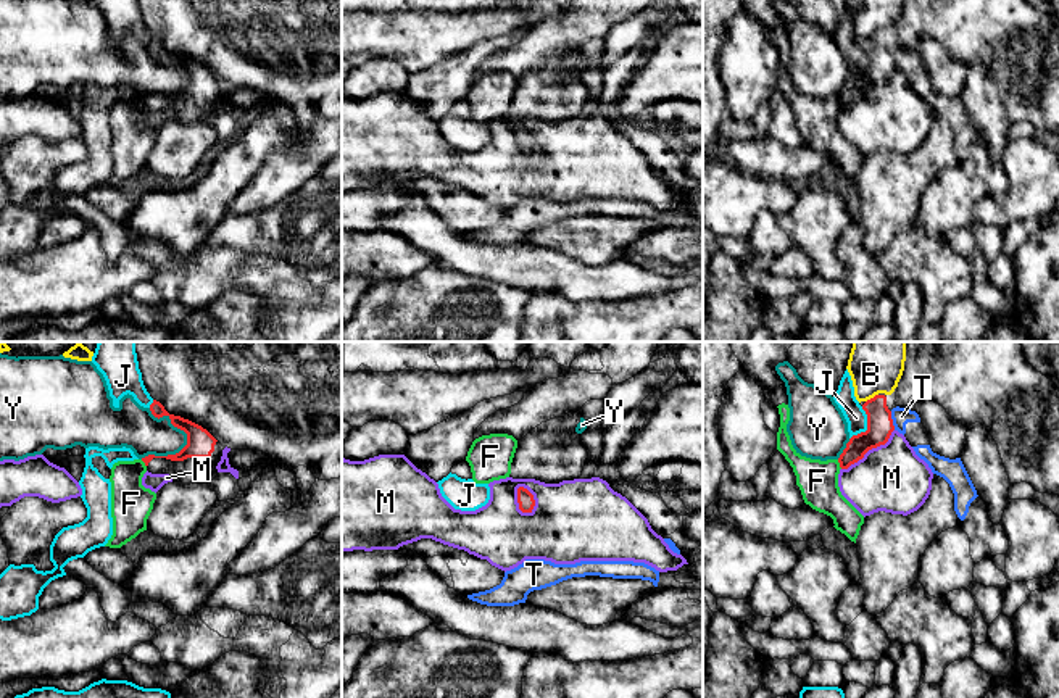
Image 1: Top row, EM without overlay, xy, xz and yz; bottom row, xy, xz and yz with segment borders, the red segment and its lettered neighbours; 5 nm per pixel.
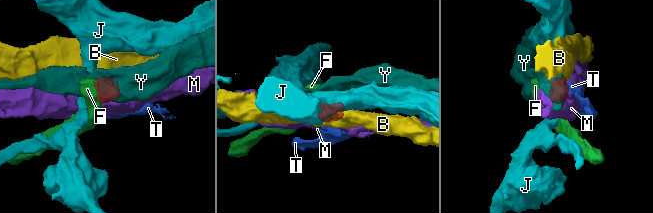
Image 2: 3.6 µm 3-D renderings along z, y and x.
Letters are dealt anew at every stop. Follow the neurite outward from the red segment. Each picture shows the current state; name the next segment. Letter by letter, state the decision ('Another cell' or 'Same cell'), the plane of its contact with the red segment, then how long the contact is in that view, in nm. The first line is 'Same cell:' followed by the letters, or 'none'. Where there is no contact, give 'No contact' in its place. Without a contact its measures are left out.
Same cell: none
B: Another cell. Touches red in yz. Shared border 80 nm
F: Another cell. Touches red in yz. Shared border 50 nm
J: Another cell. Touches red in yz. Shared border 180 nm
M: Another cell. Touches red in xz. Shared border 160 nm
T: Another cell. Touches red in yz. Shared border 100 nm
Y: Another cell. Touches red in xy. Shared border 280 nm

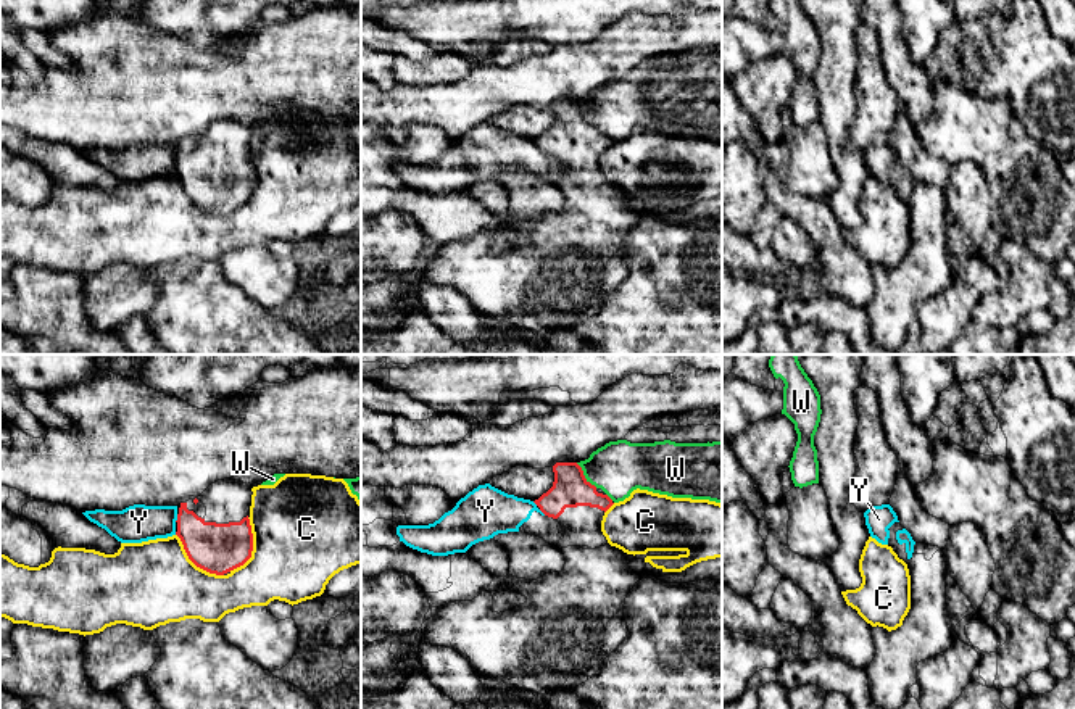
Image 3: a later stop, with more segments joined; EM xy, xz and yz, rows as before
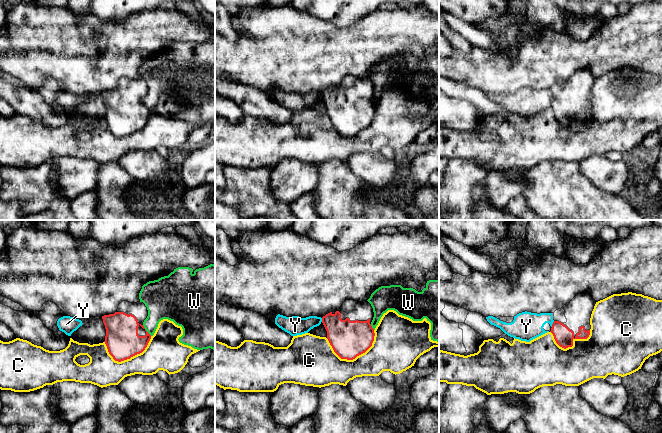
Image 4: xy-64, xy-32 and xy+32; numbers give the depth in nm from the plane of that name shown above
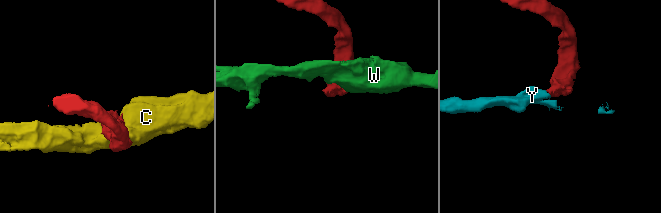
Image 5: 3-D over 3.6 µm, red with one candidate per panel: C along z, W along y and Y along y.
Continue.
Same cell: none
C: Another cell. Touches red in xy. Shared border 280 nm
W: Another cell. Touches red in xz. Shared border 170 nm
Y: Another cell. Touches red in xy. Shared border 40 nm

